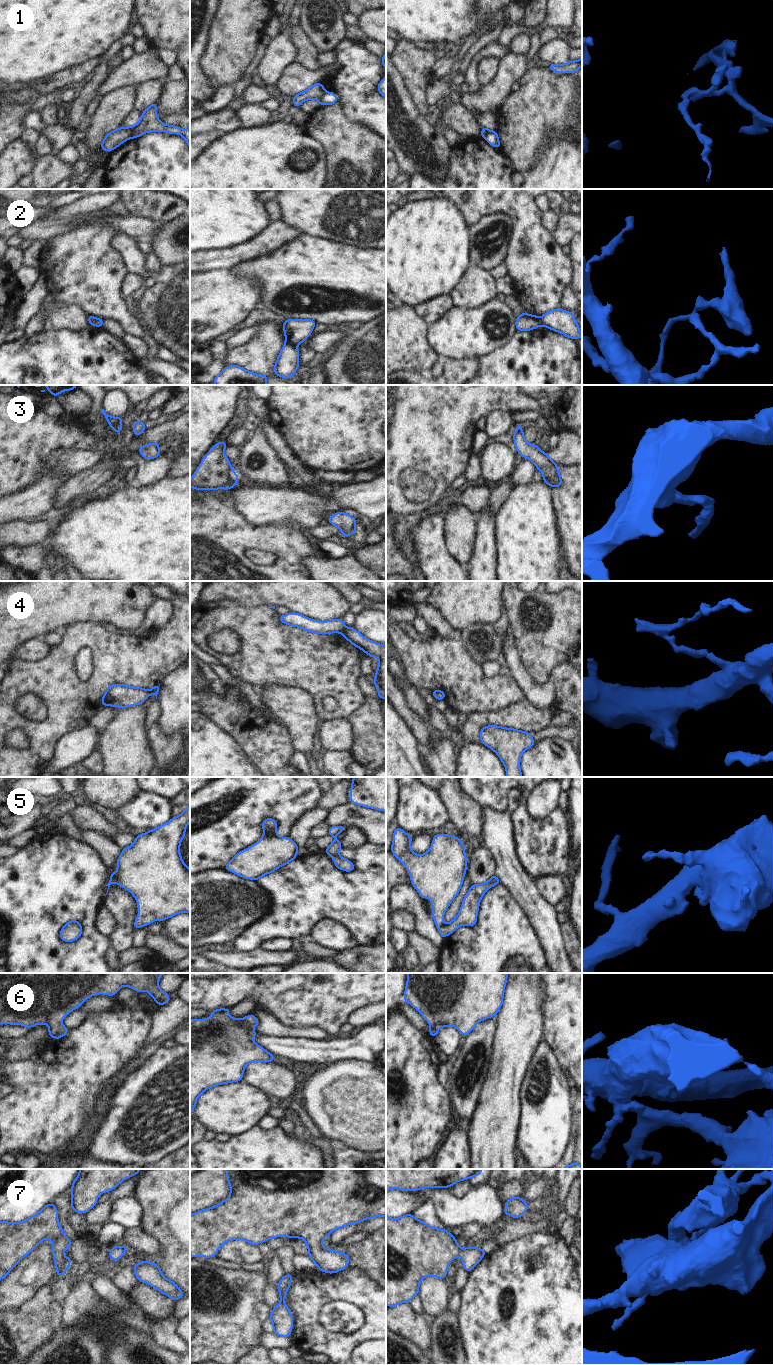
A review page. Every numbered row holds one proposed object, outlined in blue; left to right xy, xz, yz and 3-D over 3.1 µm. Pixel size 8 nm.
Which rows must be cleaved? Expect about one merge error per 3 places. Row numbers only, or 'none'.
1, 2, 4

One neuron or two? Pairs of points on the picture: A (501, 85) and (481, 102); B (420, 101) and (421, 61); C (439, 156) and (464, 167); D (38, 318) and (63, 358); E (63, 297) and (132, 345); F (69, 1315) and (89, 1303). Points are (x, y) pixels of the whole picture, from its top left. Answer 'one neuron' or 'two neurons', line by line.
A: one neuron
B: one neuron
C: two neurons
D: two neurons
E: two neurons
F: one neuron

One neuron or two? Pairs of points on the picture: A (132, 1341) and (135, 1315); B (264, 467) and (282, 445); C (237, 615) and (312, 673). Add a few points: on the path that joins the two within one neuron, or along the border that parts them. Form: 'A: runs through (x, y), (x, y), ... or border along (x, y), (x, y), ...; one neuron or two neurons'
A: border along (110, 1331), (133, 1328), (150, 1334); two neurons
B: border along (265, 432), (269, 443), (287, 465); two neurons
C: runs through (256, 629), (282, 655), (293, 657); one neuron

